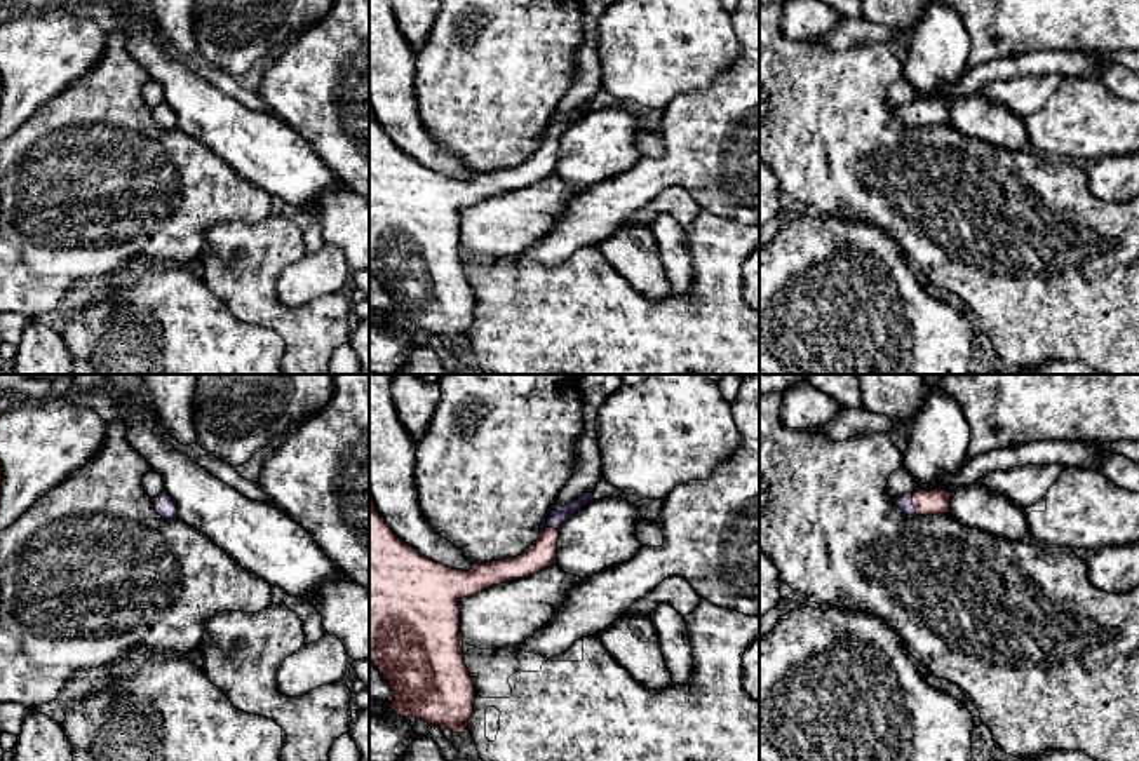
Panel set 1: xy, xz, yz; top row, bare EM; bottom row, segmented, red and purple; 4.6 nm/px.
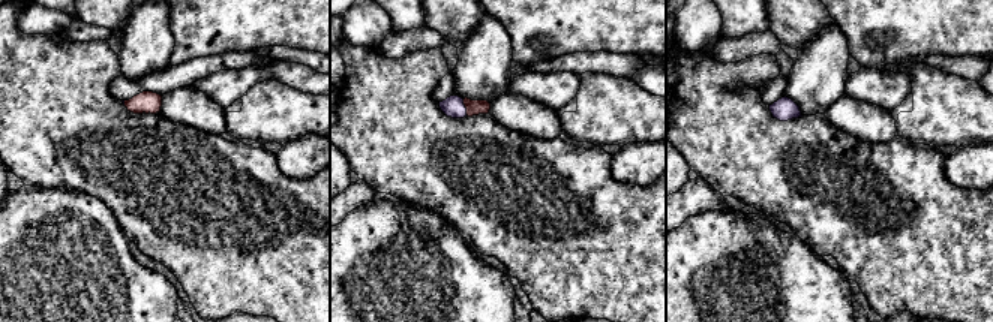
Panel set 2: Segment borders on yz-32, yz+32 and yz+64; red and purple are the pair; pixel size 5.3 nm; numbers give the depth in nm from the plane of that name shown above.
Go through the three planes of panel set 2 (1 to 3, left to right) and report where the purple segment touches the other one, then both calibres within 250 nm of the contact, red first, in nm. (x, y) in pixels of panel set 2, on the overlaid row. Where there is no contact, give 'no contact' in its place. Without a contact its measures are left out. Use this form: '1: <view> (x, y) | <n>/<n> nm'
1: yz-32 (125, 102) | 110/20 nm
2: yz+32 (465, 107) | 80/120 nm
3: no contact

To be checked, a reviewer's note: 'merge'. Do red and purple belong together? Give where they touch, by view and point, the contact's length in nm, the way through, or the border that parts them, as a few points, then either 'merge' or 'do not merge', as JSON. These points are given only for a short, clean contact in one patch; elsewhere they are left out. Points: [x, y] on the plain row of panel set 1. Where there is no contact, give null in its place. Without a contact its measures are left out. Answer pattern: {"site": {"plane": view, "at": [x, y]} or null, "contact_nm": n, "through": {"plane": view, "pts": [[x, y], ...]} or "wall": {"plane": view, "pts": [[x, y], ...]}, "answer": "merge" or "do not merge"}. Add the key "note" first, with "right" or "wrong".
{"note": "right", "site": {"plane": "yz", "at": [913, 114]}, "contact_nm": 110, "through": {"plane": "yz", "pts": [[934, 112], [913, 114], [904, 114]]}, "answer": "merge"}

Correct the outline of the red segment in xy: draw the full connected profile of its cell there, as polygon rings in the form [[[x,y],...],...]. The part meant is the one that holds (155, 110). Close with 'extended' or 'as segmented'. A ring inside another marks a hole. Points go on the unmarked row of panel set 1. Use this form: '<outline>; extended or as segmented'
[[[162,101],[157,108],[153,108],[153,115],[157,124],[162,125],[164,129],[178,127],[178,117],[165,101]]]; extended

